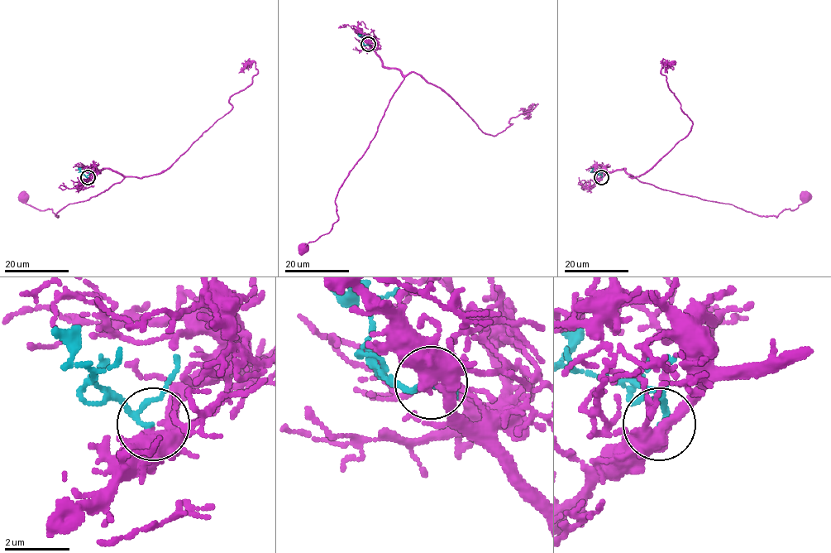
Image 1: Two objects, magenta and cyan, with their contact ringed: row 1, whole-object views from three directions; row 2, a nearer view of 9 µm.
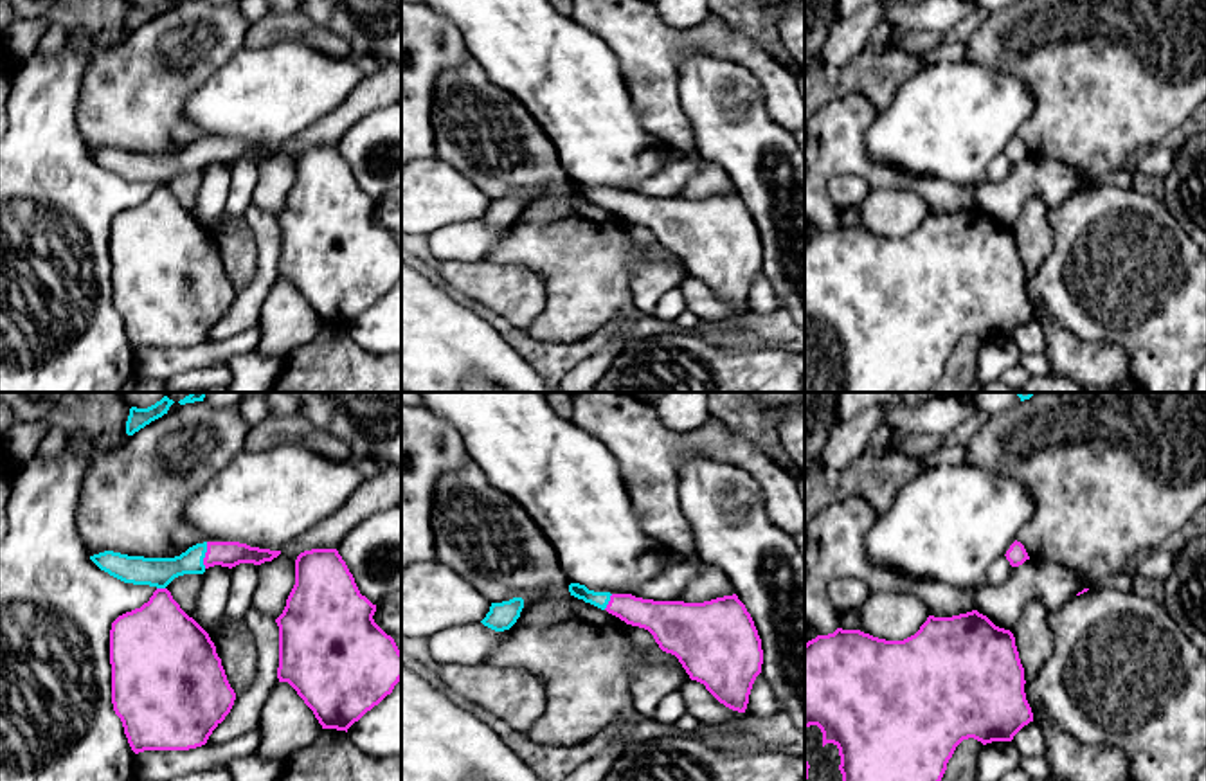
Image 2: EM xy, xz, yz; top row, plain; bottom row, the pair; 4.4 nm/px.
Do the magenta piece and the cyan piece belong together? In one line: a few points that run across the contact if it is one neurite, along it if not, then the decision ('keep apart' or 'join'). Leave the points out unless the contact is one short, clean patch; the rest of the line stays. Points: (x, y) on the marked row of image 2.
xy (229, 555), (206, 555), (159, 573) | join

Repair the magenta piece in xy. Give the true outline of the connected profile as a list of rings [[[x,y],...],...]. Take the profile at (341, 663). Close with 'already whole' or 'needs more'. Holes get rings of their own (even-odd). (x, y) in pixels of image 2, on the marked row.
[[[337,549],[304,551],[279,626],[279,682],[288,682],[322,729],[346,731],[401,680],[401,651],[373,619],[376,605],[360,594]]] | already whole

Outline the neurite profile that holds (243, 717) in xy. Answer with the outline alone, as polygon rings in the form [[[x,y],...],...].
[[[250,606],[243,621],[252,632],[257,648],[256,678],[243,695],[236,696],[230,713],[209,736],[209,745],[225,743],[259,727],[261,709],[279,682],[279,626],[275,619]]]

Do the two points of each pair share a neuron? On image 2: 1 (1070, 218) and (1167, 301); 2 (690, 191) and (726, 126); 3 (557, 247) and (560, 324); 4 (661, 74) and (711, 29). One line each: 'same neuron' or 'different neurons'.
1: same neuron
2: different neurons
3: same neuron
4: same neuron

